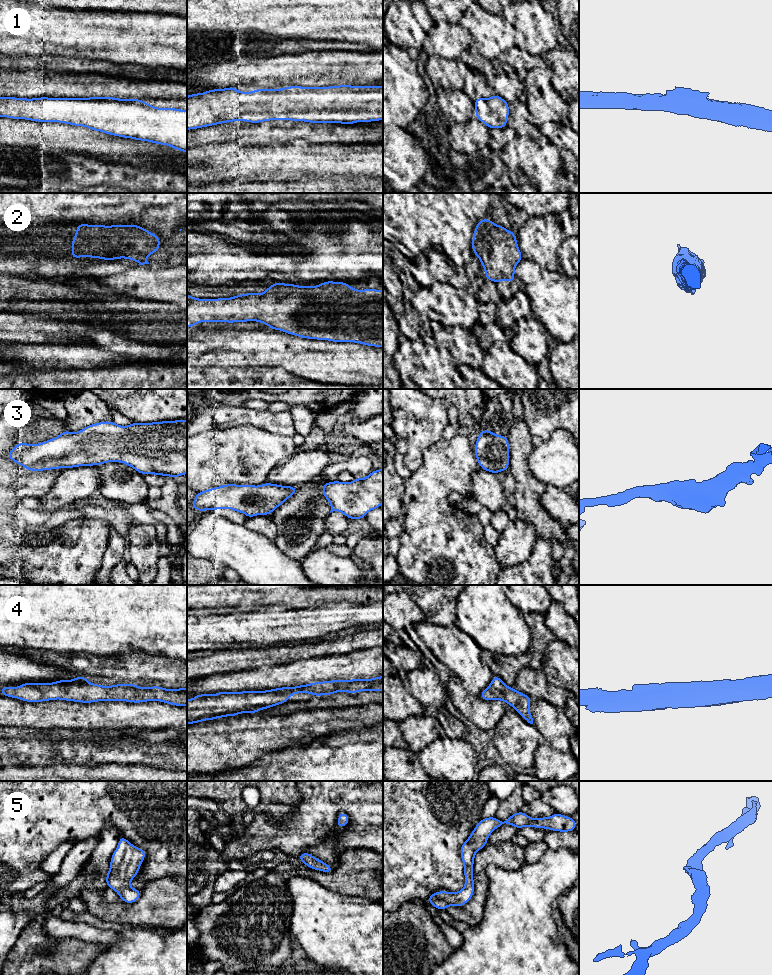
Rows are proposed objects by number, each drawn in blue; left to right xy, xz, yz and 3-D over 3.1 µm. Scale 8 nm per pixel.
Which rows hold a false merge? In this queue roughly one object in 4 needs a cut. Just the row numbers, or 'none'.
none

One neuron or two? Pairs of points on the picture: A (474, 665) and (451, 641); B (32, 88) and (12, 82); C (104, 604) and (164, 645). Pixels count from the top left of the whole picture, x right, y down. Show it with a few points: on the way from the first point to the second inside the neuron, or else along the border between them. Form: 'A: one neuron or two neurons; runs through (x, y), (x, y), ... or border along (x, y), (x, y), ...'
A: one neuron; runs through (468, 659), (456, 647)
B: one neuron; runs through (27, 83), (17, 83)
C: one neuron; runs through (120, 604), (127, 604), (152, 629)

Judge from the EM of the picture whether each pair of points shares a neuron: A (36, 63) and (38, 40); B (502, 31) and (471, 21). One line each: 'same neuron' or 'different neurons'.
A: different neurons
B: same neuron

